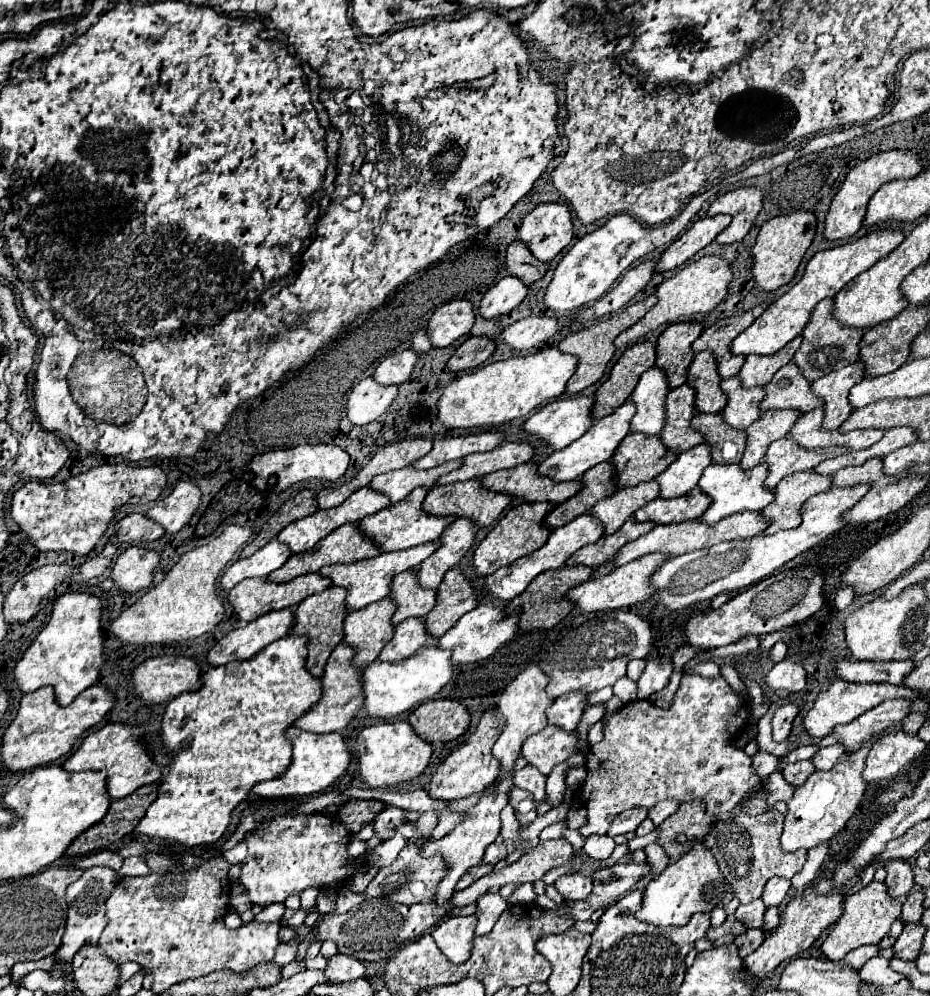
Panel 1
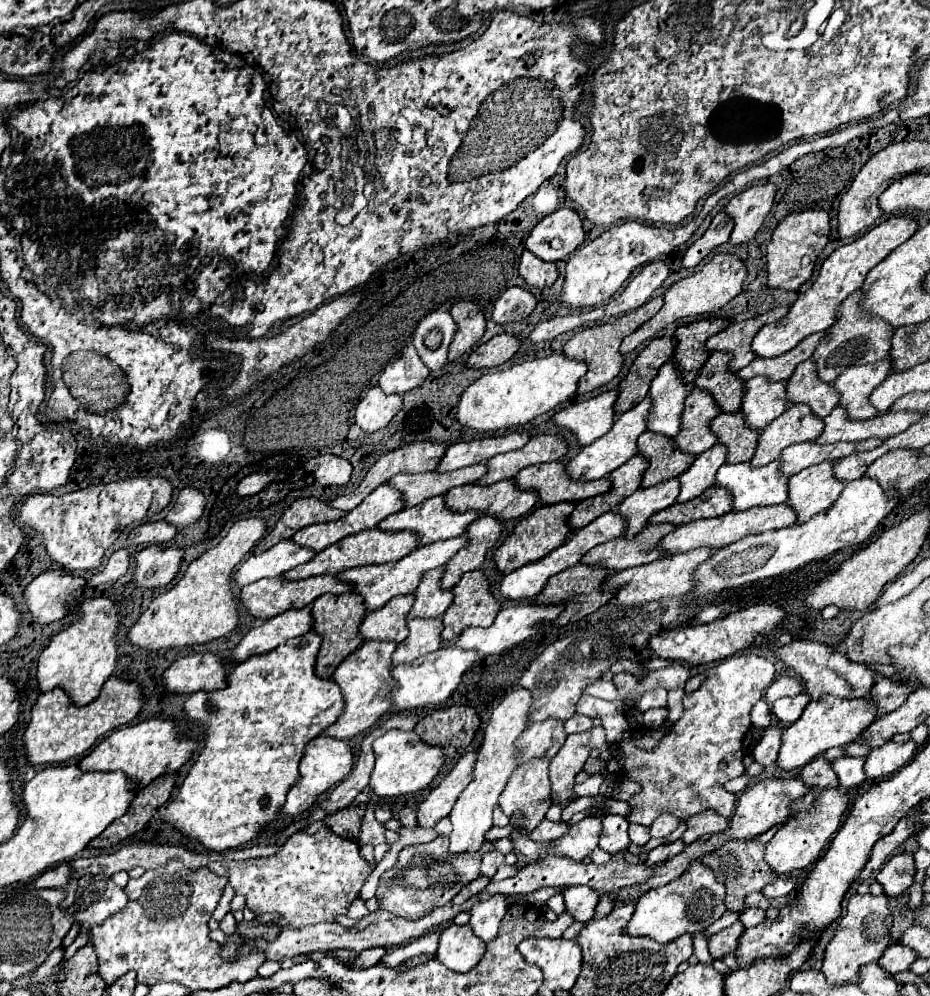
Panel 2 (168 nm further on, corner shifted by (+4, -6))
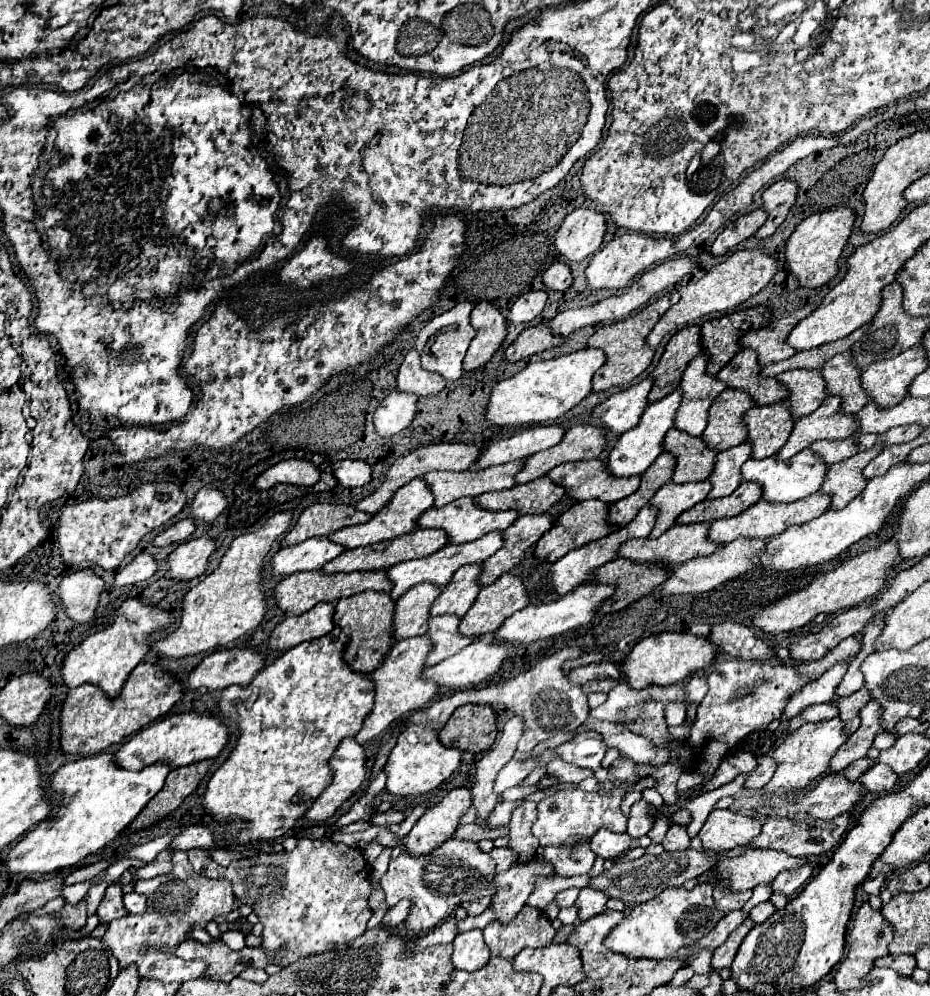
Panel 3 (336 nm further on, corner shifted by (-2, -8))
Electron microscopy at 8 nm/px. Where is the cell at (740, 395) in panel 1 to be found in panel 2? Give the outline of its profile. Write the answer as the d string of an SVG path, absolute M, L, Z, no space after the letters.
M752 377L744 385L742 413L748 427L762 431L772 419L788 409L786 381L768 381L766 377Z

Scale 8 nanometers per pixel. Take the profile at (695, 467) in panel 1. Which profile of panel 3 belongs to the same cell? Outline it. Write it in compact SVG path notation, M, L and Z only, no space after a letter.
M740 443L738 447L730 447L726 451L720 451L716 455L714 471L708 477L708 481L712 483L712 489L706 499L718 499L718 497L730 495L740 483L740 467L748 457L750 457L748 443Z

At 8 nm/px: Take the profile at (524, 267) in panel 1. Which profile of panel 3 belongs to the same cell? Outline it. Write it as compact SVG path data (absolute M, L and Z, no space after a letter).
M556 261L556 263L552 263L552 265L544 271L542 283L544 283L546 289L564 291L564 289L568 289L570 283L572 283L572 273L570 273L570 269L568 269L566 263Z

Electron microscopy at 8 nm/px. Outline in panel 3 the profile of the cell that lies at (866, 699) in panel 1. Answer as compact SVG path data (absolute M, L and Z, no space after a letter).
M840 717L820 721L820 723L804 723L800 729L792 731L784 743L774 751L774 759L778 761L778 769L774 777L768 781L764 791L768 793L792 793L808 787L816 779L820 779L828 771L828 763L838 751L840 745L844 745L848 739L848 733L844 731L844 721Z

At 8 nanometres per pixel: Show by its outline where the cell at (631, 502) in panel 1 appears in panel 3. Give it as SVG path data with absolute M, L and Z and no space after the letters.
M698 481L698 483L666 483L658 493L650 499L650 507L658 509L656 525L650 531L650 539L660 537L668 527L674 525L676 517L684 513L686 509L694 507L696 503L704 501L704 497L710 491L708 481Z

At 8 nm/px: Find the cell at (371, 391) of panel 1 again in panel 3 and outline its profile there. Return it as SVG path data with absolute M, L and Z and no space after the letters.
M392 391L374 411L374 427L380 437L390 437L406 429L416 413L416 395Z

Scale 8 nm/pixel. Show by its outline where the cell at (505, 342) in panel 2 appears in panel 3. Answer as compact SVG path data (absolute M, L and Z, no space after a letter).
M542 323L542 325L536 325L536 327L524 329L524 331L516 337L516 341L506 349L504 357L506 357L506 361L516 363L516 361L528 359L528 357L534 355L534 353L540 353L540 351L544 351L544 349L556 347L556 345L560 345L562 341L564 341L562 337L552 335L548 323Z

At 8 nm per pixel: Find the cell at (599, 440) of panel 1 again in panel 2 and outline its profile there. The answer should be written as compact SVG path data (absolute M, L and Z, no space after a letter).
M644 399L642 403L638 403L636 407L632 407L630 411L622 413L614 427L604 435L600 437L598 441L586 445L578 455L576 459L572 459L568 465L566 465L566 471L570 473L570 477L574 479L584 479L584 481L590 481L590 479L602 479L606 477L608 473L612 473L614 469L618 469L620 465L624 465L628 459L632 459L634 455L638 455L638 437L646 431L646 419L648 419L648 413L652 409L652 399Z

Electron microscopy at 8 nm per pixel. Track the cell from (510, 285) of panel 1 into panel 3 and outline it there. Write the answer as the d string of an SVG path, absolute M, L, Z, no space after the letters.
M538 289L538 291L526 291L524 295L520 295L516 299L516 303L510 307L510 313L508 313L508 323L530 323L536 315L542 313L544 305L546 305L546 299L548 299L548 293Z

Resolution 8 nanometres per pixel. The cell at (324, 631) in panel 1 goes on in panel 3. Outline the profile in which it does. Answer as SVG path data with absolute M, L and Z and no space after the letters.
M364 591L334 601L334 623L350 637L350 641L344 647L344 661L346 665L350 665L350 669L354 669L356 673L370 673L380 665L384 653L388 653L390 647L394 645L392 615L394 615L394 601L388 597L388 593Z

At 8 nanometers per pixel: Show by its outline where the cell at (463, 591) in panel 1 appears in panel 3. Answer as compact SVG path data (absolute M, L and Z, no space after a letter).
M504 573L492 585L480 589L474 605L460 619L460 633L466 637L482 637L494 633L506 617L528 605L528 597L520 577Z

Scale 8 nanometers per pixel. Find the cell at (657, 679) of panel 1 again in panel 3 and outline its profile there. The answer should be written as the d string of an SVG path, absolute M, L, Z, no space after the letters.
M678 701L666 703L664 705L664 717L666 717L668 725L680 725L684 721L684 717L686 717L686 705L678 703Z

